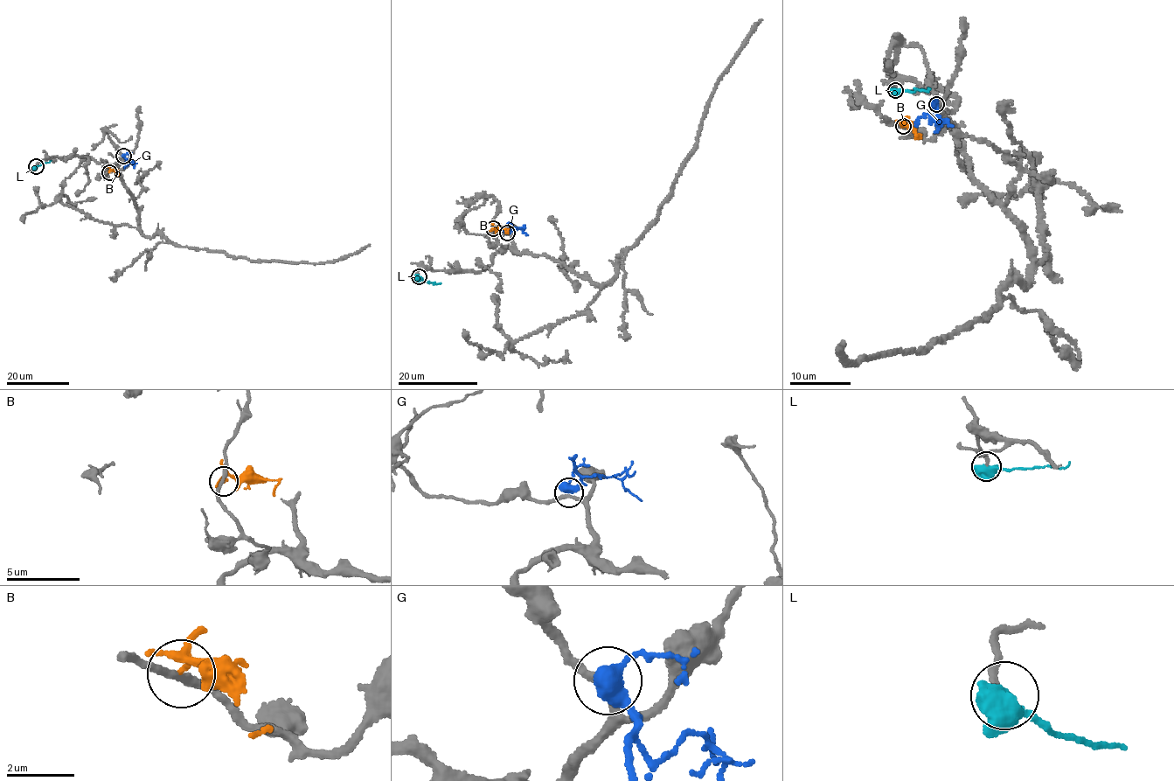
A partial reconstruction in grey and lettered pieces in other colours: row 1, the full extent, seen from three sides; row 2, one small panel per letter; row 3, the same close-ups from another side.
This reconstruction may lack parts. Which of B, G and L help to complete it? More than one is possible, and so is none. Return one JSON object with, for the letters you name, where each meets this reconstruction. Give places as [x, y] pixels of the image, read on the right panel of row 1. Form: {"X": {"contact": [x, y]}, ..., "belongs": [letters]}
{"L": {"contact": [895, 90]}, "belongs": ["L"]}

